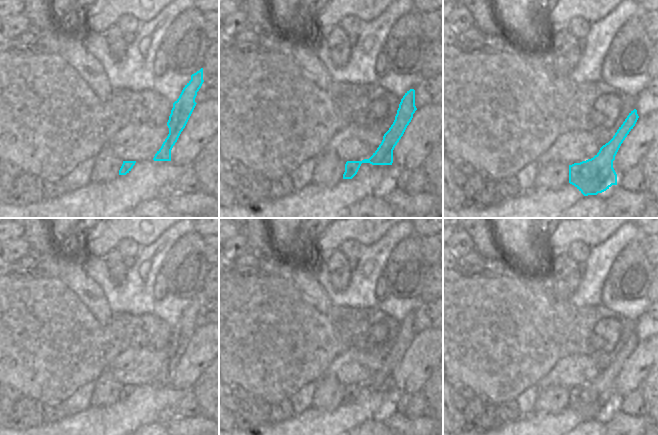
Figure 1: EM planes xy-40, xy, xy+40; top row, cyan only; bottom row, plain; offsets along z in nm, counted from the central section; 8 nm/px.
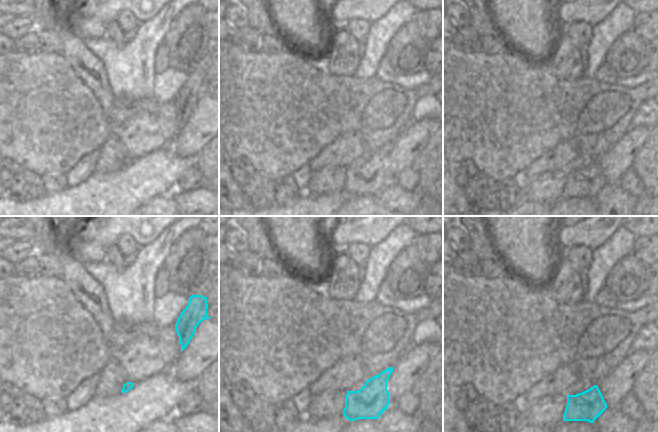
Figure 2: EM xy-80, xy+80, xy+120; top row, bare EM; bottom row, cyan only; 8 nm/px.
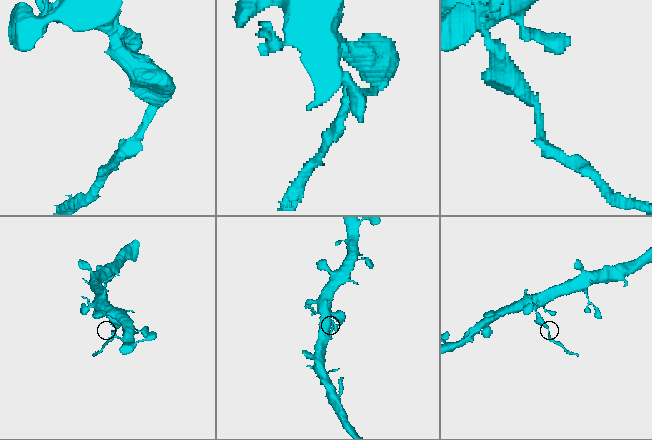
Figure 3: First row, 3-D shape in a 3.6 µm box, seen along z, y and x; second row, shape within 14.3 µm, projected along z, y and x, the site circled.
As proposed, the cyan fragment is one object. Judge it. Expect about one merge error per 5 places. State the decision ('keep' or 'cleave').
cleave

